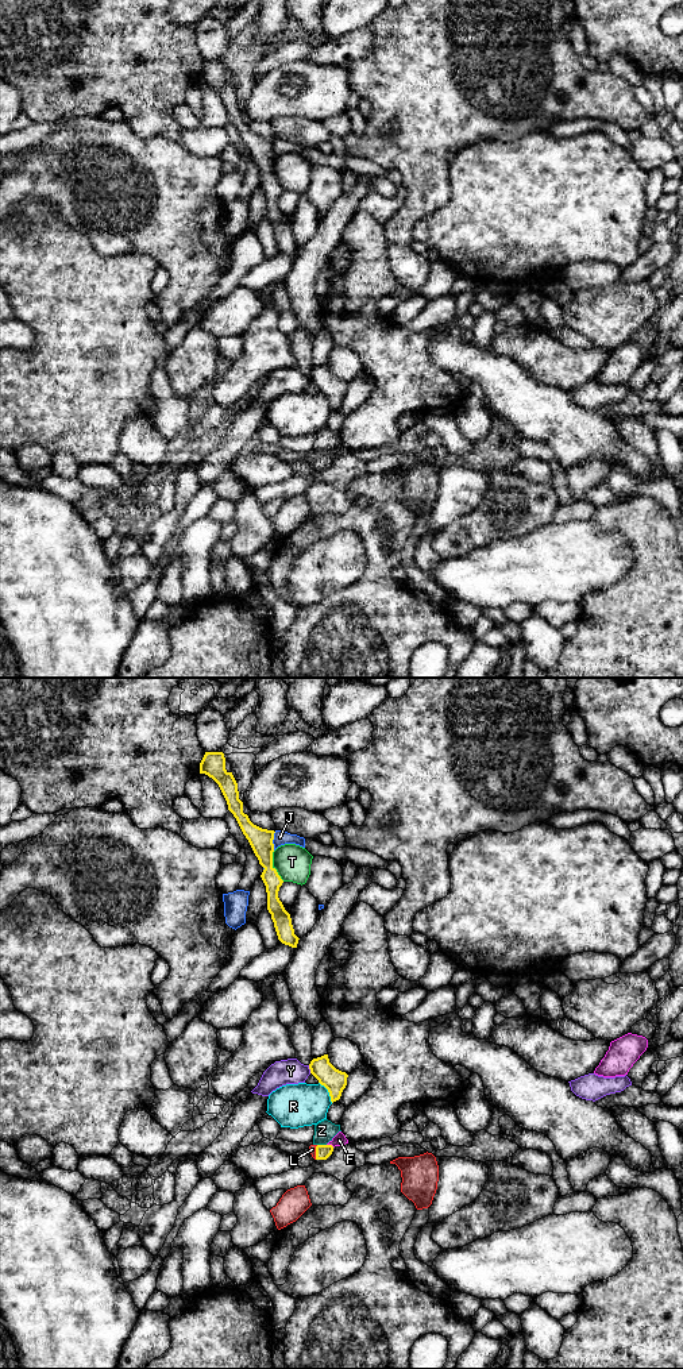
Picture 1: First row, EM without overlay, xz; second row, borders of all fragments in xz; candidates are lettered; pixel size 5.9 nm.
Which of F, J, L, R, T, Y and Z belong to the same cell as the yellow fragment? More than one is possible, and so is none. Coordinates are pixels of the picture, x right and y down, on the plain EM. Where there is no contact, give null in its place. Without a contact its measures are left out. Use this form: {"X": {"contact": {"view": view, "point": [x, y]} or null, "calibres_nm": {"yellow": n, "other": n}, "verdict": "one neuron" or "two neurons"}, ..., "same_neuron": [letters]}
{"F": {"contact": {"view": "xz", "point": [331, 454]}, "calibres_nm": {"yellow": 90, "other": 80}, "verdict": "two neurons"}, "J": {"contact": {"view": "xz", "point": [271, 150]}, "calibres_nm": {"yellow": 140, "other": 80}, "verdict": "two neurons"}, "L": {"contact": {"view": "xz", "point": [316, 461]}, "calibres_nm": {"yellow": 90, "other": 50}, "verdict": "one neuron"}, "R": {"contact": {"view": "xz", "point": [328, 400]}, "calibres_nm": {"yellow": 140, "other": 260}, "verdict": "two neurons"}, "T": {"contact": {"view": "xz", "point": [271, 174]}, "calibres_nm": {"yellow": 140, "other": 220}, "verdict": "two neurons"}, "Y": {"contact": {"view": "xz", "point": [309, 377]}, "calibres_nm": {"yellow": 140, "other": 150}, "verdict": "two neurons"}, "Z": {"contact": {"view": "xz", "point": [321, 454]}, "calibres_nm": {"yellow": 90, "other": 120}, "verdict": "two neurons"}, "same_neuron": ["L"]}

